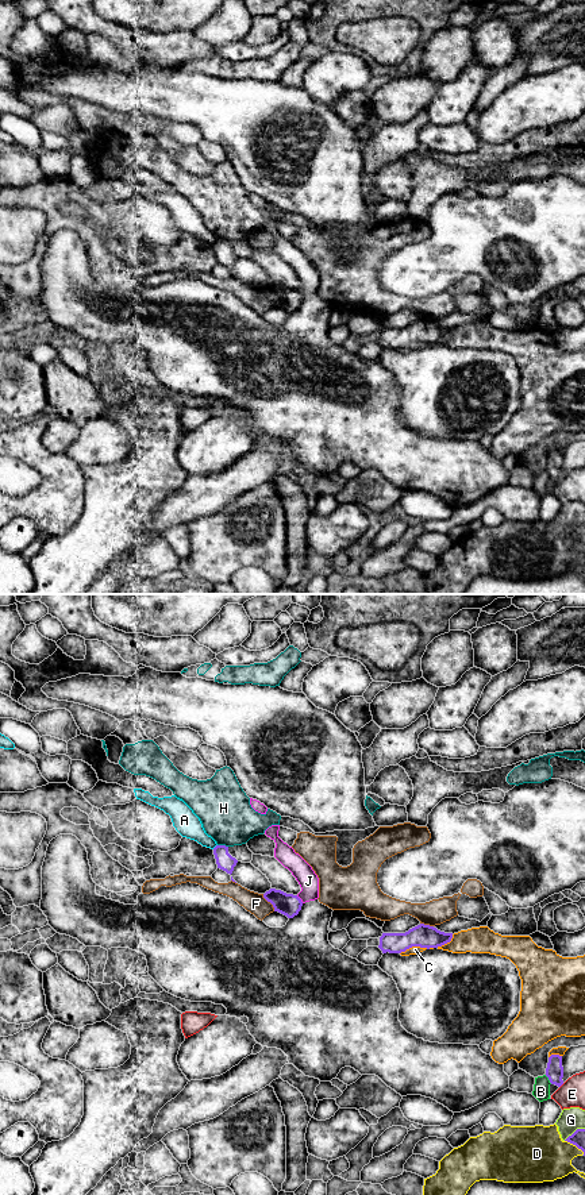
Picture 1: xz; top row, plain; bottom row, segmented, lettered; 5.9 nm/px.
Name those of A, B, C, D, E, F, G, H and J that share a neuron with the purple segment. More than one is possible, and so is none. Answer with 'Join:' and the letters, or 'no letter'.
Join: no letter

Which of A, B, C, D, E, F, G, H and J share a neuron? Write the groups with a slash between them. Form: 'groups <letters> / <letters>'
groups A / B / C / D G / E / F / H / J

